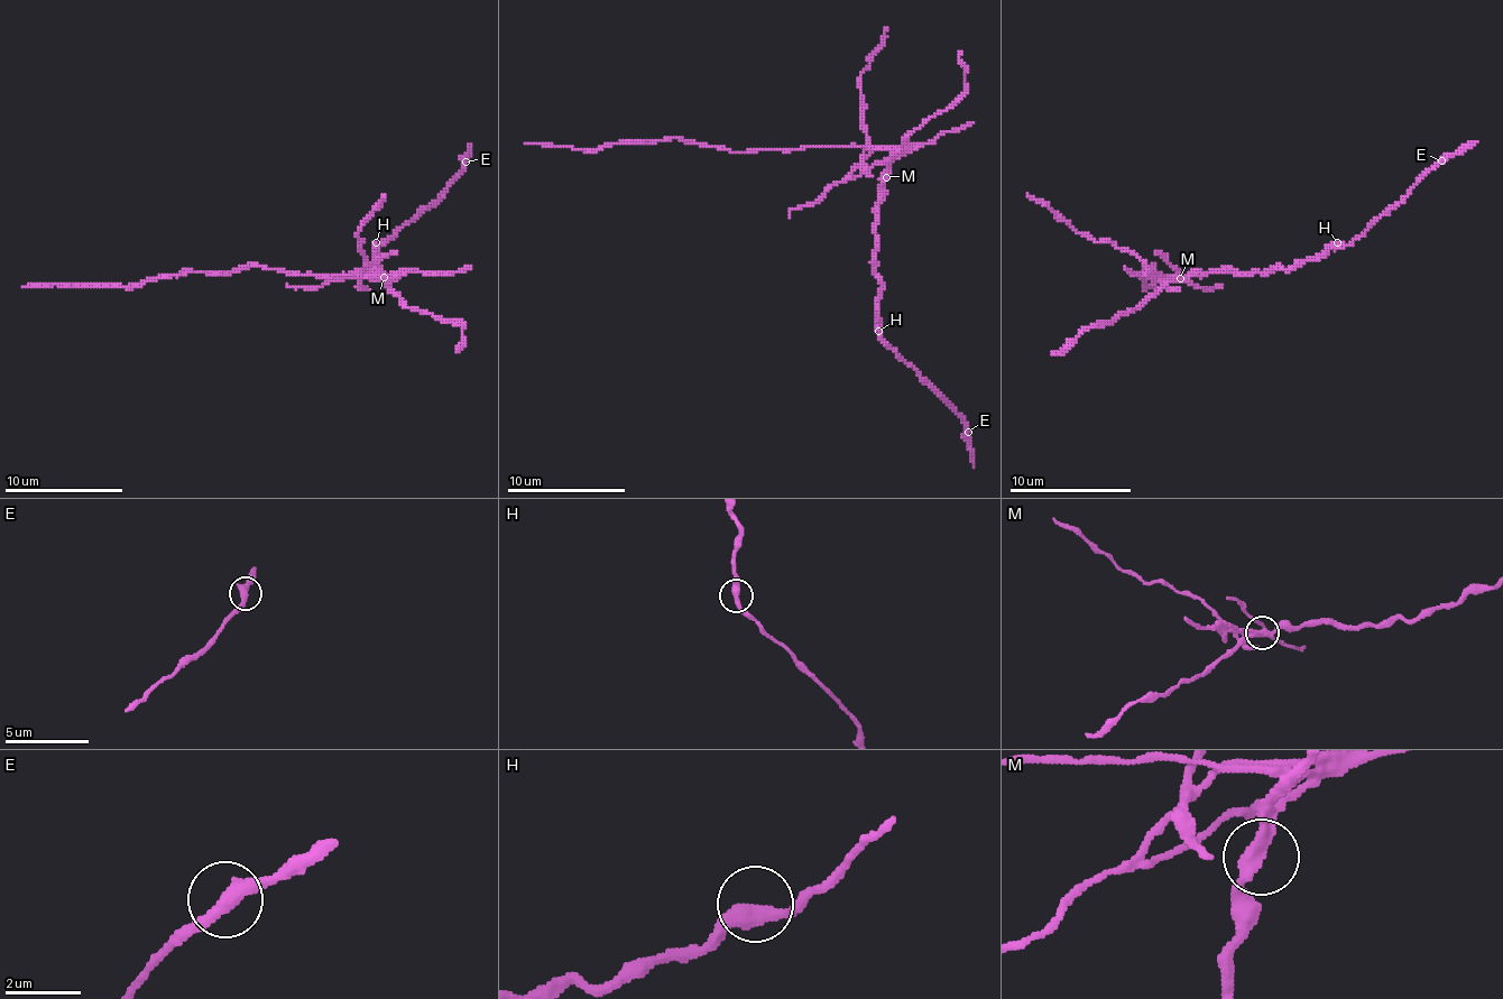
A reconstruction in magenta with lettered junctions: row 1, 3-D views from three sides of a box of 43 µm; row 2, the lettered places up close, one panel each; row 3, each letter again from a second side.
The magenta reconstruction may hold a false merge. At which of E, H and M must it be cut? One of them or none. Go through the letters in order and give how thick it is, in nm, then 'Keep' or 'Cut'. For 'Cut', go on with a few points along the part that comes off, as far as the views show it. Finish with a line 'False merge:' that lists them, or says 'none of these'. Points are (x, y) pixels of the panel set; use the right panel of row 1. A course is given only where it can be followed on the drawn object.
E: Thickness 360 nm. Keep
H: Thickness 360 nm. Keep
M: Thickness 280 nm. Cut
False merge: M

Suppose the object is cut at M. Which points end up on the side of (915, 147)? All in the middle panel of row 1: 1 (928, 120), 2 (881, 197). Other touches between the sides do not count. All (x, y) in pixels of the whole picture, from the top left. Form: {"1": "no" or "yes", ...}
{"1": "no", "2": "no"}

